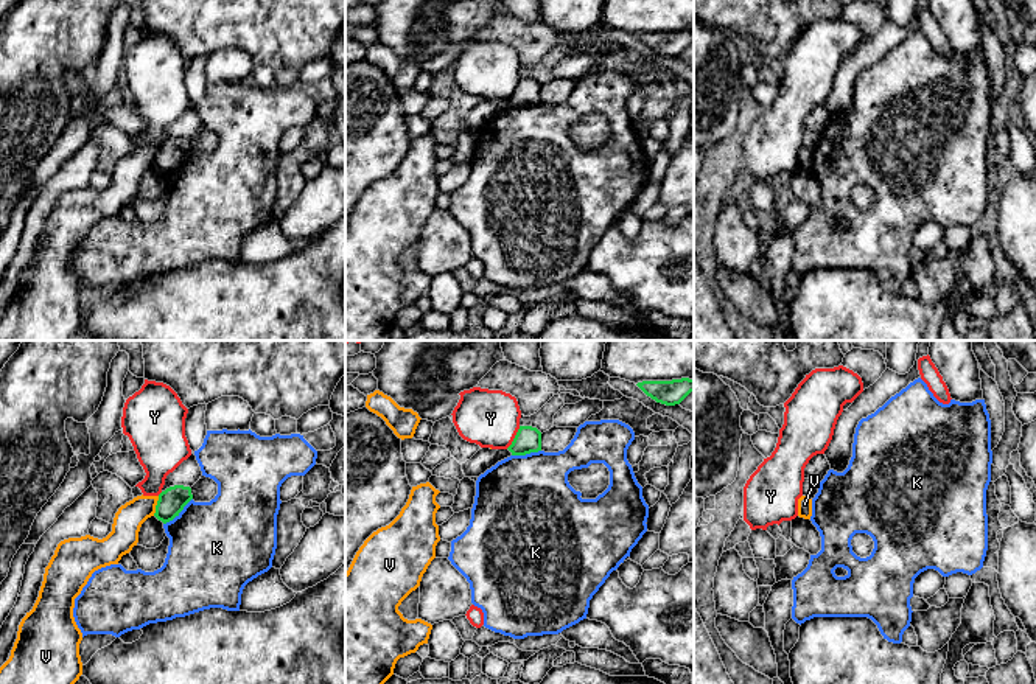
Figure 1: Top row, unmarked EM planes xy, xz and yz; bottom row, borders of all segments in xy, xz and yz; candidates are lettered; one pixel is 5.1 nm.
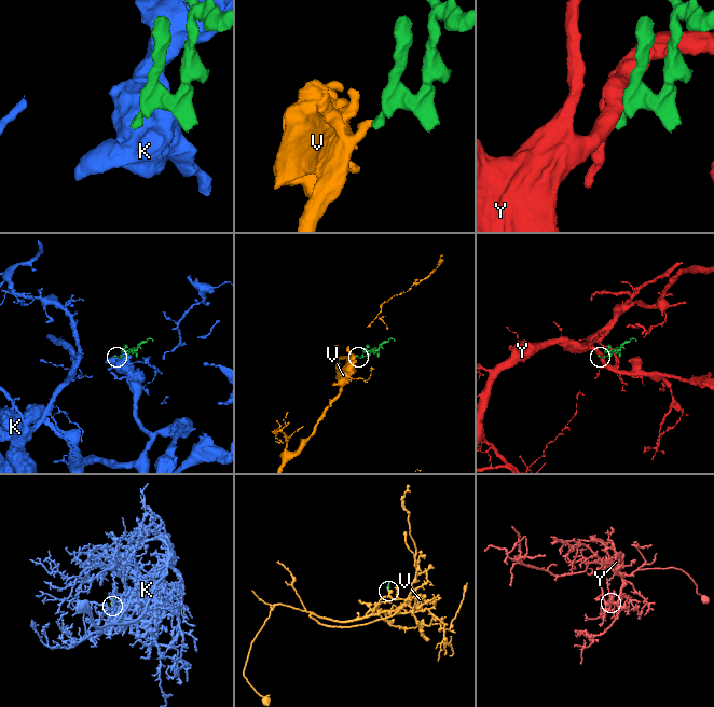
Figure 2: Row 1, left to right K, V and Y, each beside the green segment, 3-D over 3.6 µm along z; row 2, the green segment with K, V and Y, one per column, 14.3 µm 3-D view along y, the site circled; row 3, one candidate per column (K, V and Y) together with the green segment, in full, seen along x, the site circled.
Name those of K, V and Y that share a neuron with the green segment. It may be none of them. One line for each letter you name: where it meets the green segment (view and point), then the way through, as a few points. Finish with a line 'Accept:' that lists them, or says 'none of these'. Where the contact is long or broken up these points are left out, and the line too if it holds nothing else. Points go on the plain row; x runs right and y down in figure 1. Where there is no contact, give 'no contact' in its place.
Accept: none of these

